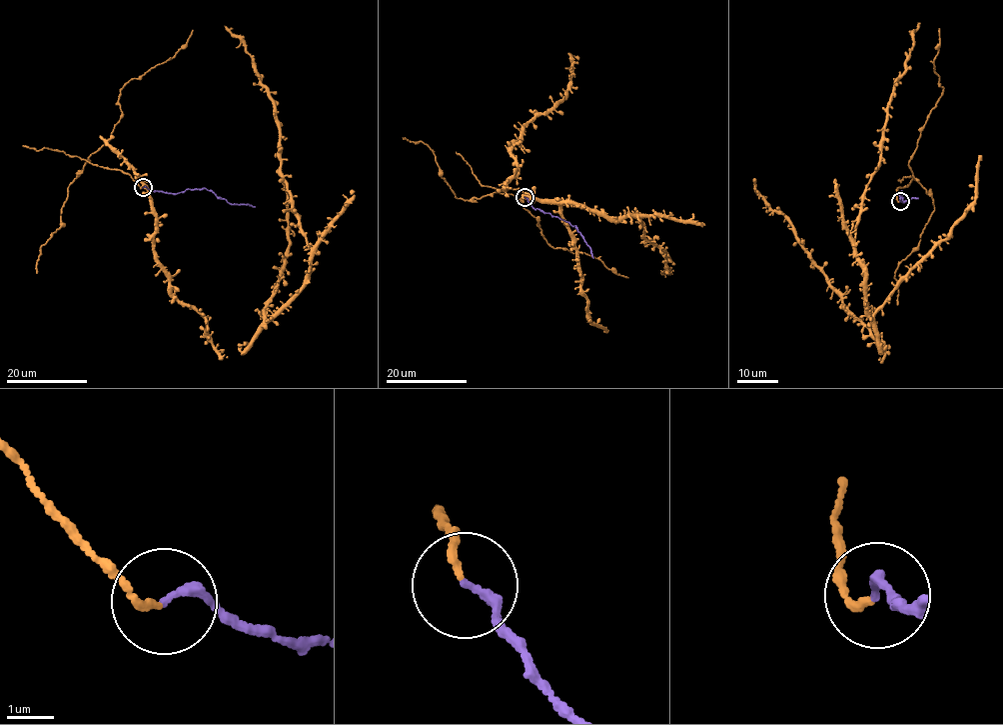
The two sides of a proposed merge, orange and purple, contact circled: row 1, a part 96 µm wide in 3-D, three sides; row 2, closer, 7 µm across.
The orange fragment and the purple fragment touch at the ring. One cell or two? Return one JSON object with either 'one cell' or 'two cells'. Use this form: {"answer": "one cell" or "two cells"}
{"answer": "one cell"}

